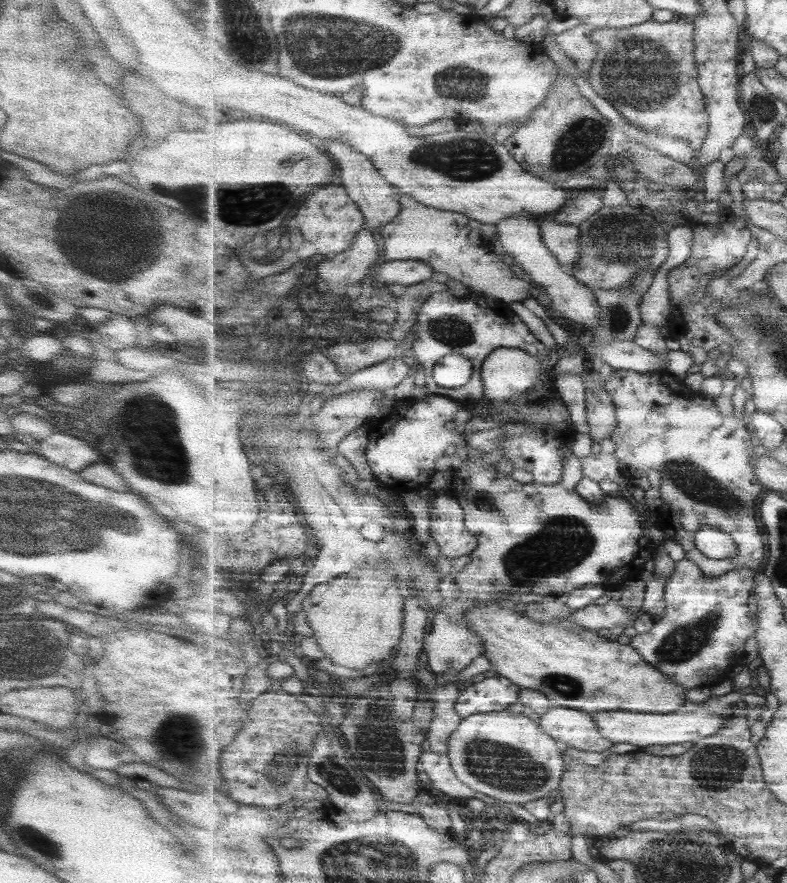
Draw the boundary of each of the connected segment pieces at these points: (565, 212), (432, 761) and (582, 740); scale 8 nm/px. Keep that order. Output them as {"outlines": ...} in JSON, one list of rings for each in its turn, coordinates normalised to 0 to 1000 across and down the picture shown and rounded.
{"outlines":[[[[766,212],[726,215],[724,222],[722,233],[701,245],[708,253],[738,256],[767,233]]],[[[540,854],[535,858],[535,865],[537,865],[540,874],[545,877],[550,890],[555,895],[565,897],[574,906],[578,904],[607,904],[619,911],[629,911],[632,908],[630,904],[611,899],[607,895],[601,895],[597,890],[588,888],[578,878],[569,854]]],[[[704,800],[684,820],[715,845],[733,851],[769,852],[780,843],[764,831],[751,810],[728,802]]]]}

